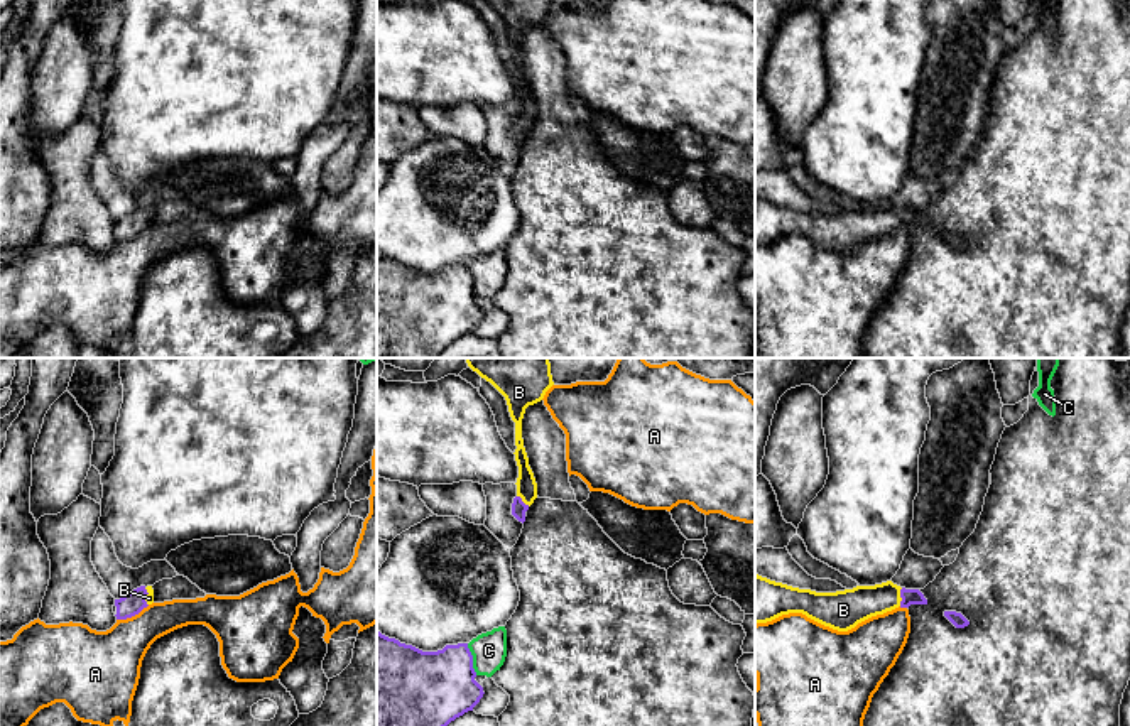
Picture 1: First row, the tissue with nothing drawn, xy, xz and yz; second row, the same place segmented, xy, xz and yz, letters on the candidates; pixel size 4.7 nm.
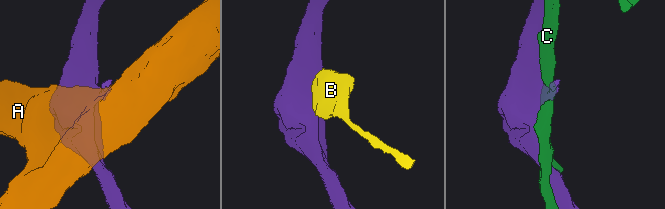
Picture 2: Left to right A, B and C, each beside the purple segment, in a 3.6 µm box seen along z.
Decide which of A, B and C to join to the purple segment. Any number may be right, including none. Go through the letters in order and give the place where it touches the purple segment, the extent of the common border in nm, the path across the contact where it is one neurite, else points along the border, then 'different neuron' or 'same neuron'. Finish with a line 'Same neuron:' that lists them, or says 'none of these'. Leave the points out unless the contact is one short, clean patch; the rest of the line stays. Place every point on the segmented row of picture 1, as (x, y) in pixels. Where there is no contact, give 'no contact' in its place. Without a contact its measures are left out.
A: meets purple in xy at (132, 615); contact 180 nm long; border along xy (149, 605), (130, 617), (117, 620); different neuron
B: meets purple in yz at (901, 596); contact 90 nm long; runs through yz (909, 596), (901, 596), (884, 596), (850, 606); same neuron
C: meets purple in xz at (472, 659); contact 160 nm long; different neuron
Same neuron: B

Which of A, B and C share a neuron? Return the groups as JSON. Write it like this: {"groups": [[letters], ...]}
{"groups": [["A"], ["B"], ["C"]]}

